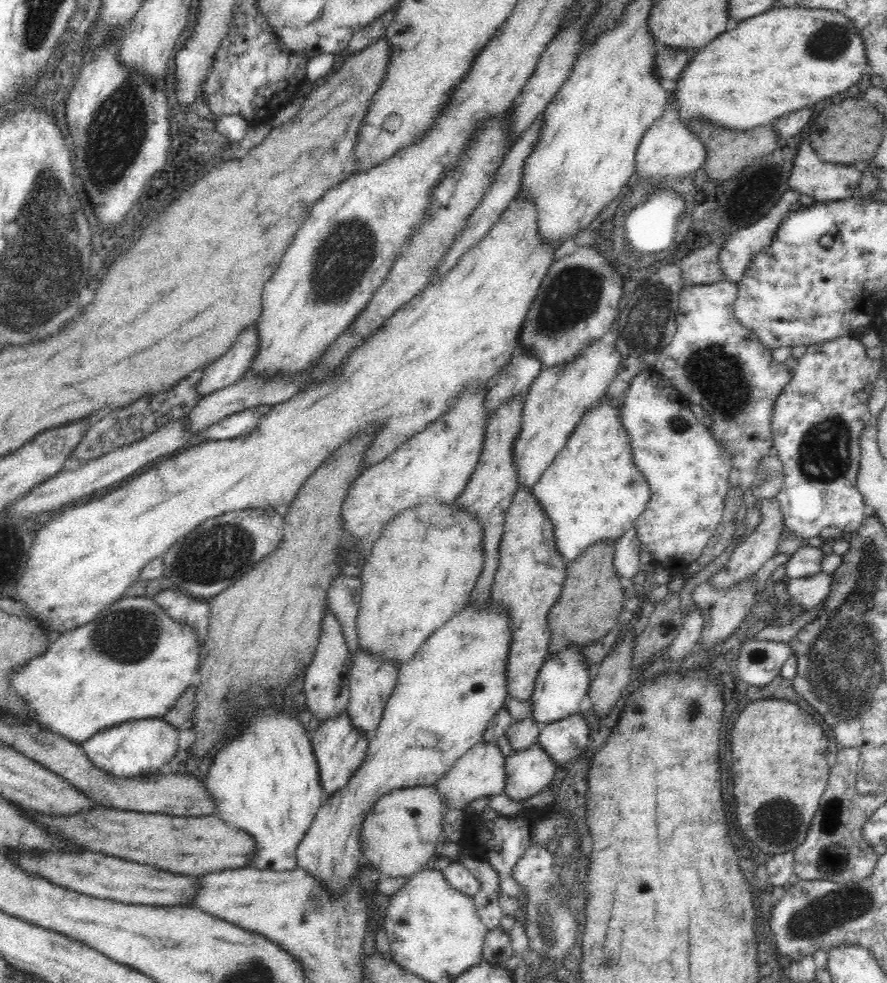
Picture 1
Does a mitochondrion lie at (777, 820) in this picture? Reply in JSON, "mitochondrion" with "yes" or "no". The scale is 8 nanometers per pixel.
{"mitochondrion":"yes"}

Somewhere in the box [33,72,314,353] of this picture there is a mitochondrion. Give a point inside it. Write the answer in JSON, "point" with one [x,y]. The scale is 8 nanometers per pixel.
{"point":[118,126]}

